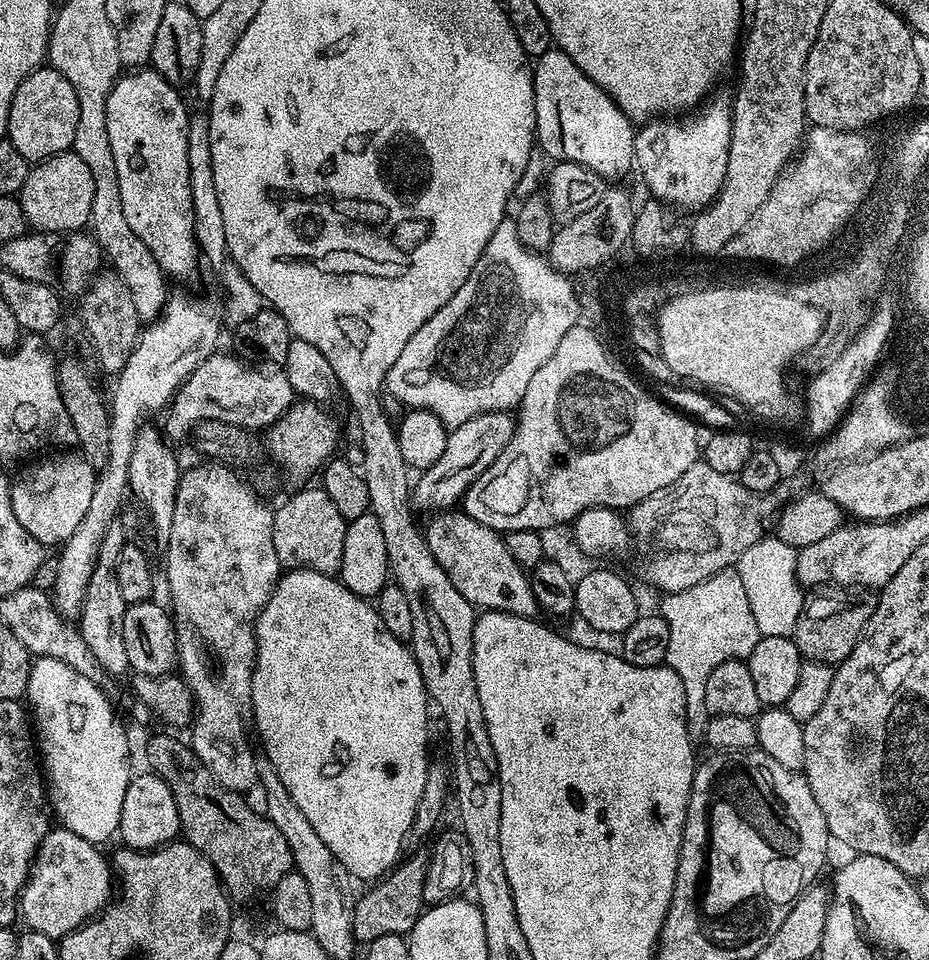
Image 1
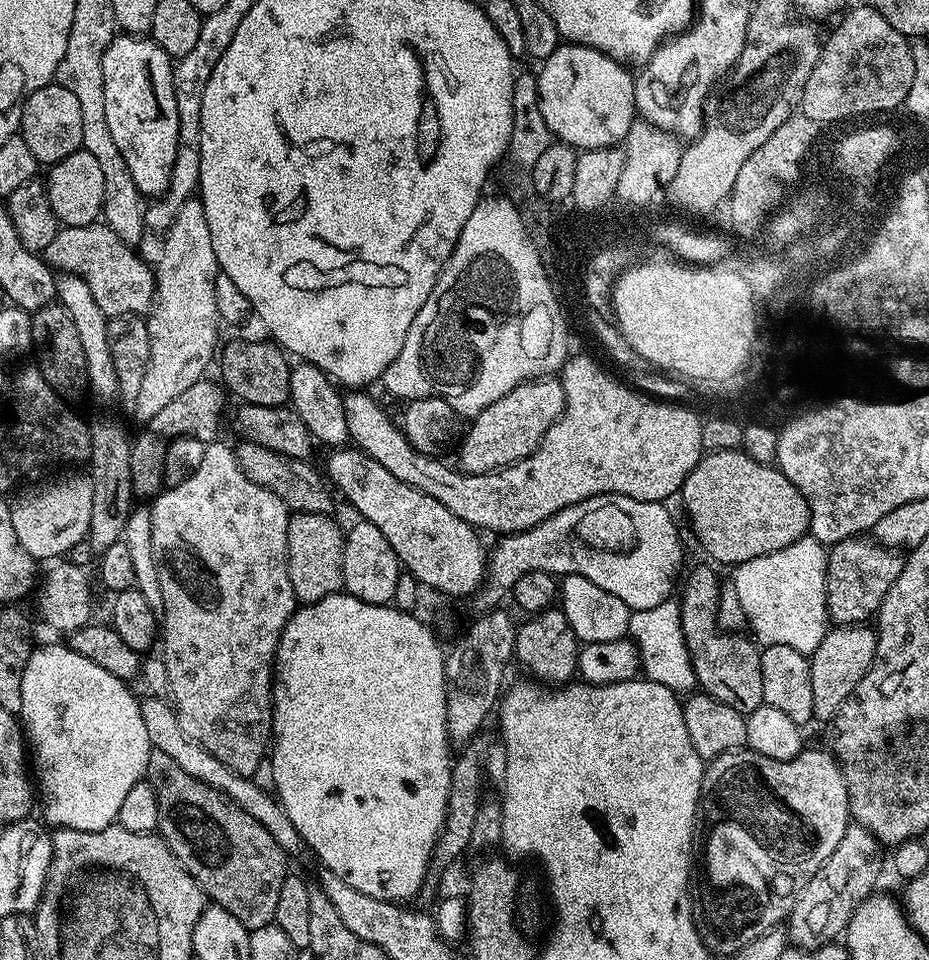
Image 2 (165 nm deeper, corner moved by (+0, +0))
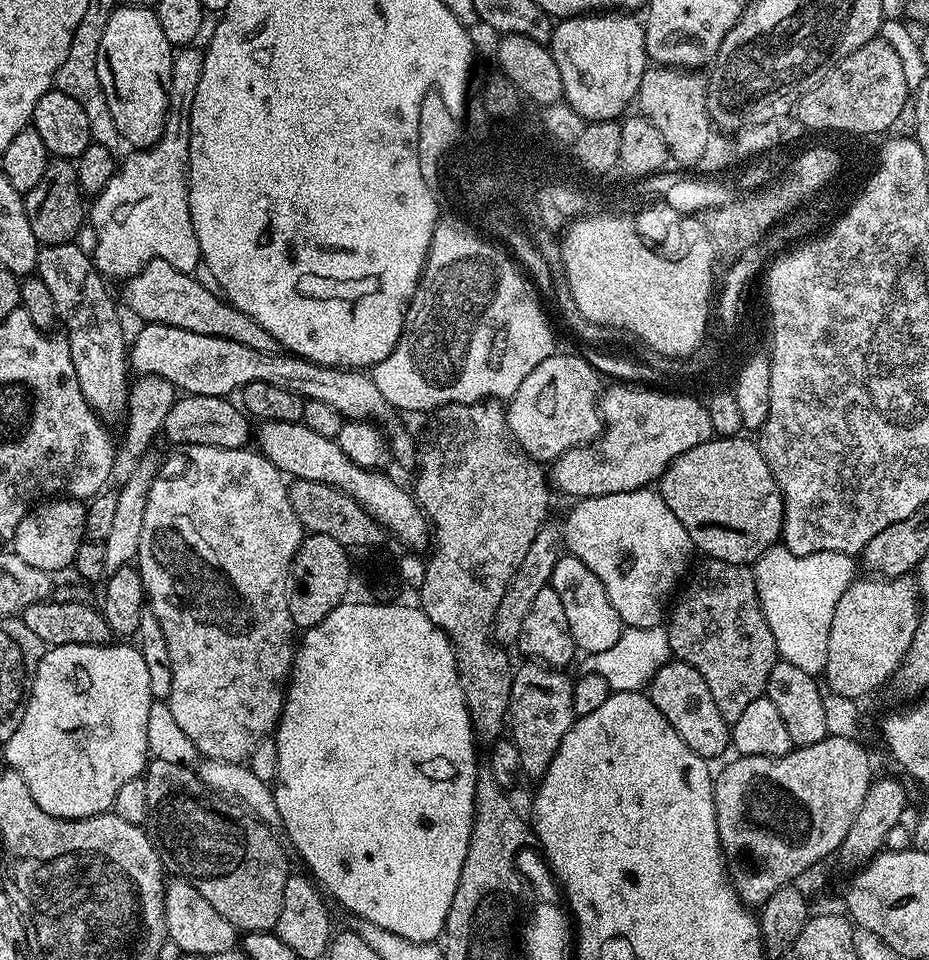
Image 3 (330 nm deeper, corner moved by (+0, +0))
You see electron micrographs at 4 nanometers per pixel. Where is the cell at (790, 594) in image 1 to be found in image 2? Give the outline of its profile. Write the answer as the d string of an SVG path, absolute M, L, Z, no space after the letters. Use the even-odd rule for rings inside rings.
M809 534L782 550L774 550L774 554L762 554L762 558L750 558L750 562L737 564L733 572L736 573L730 576L730 582L734 590L738 590L738 602L742 602L745 625L749 629L752 627L751 635L761 645L790 646L790 650L798 650L802 655L811 657L830 627L826 590L828 548Z

